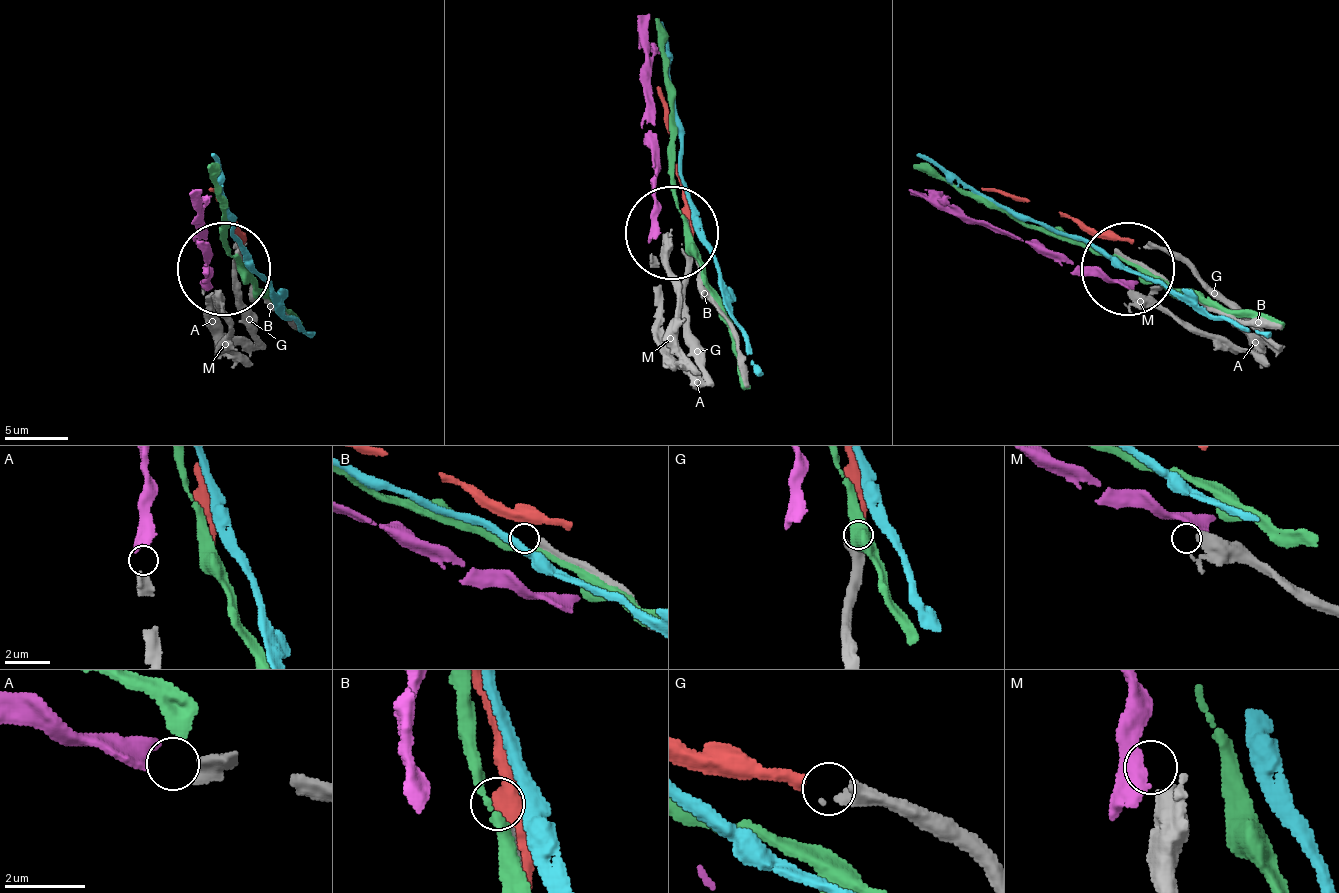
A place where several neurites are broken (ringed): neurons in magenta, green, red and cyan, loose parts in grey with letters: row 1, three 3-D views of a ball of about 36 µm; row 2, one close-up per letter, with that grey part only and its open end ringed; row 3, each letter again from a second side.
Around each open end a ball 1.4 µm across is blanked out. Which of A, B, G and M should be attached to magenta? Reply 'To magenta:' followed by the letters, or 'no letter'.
To magenta: A

